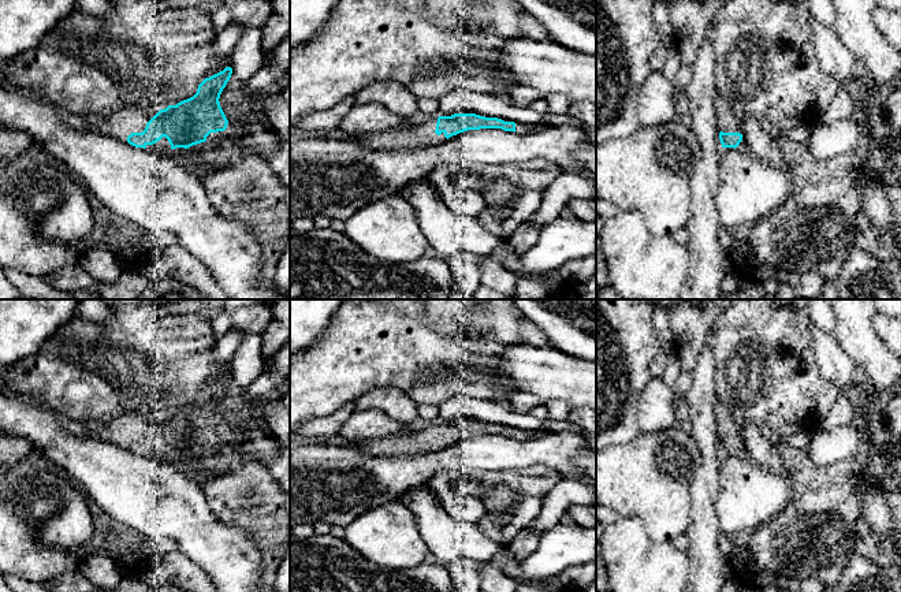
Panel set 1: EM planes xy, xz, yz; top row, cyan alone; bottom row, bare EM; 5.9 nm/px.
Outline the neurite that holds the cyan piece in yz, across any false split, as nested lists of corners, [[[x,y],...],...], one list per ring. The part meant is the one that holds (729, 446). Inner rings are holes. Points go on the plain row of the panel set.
[[[715,405],[715,422],[718,427],[719,446],[722,454],[747,457],[747,447],[742,443],[741,427],[734,421],[731,413],[722,405]]]

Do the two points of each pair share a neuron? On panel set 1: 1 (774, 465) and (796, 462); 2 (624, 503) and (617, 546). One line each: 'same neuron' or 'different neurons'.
1: different neurons
2: different neurons

